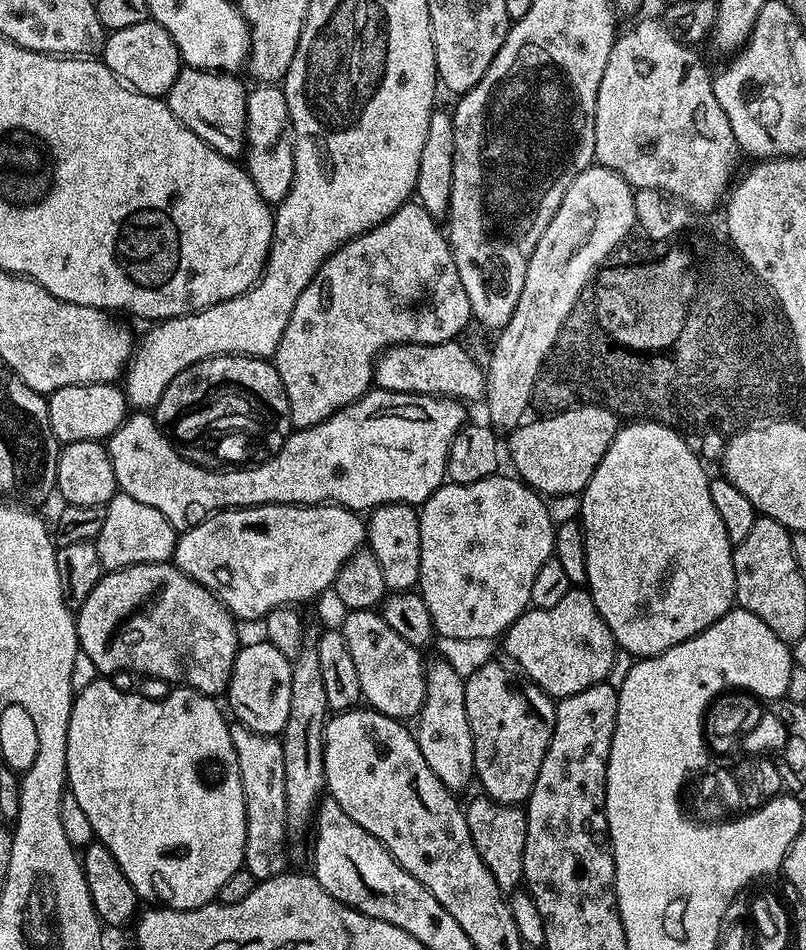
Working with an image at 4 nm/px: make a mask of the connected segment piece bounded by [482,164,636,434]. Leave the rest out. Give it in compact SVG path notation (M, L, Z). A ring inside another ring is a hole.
M597 164L576 175L567 187L562 204L531 254L518 306L504 328L495 333L496 341L486 363L482 405L488 411L487 423L497 433L511 434L529 415L536 379L556 345L566 318L574 310L580 290L593 279L598 260L632 222L636 213L634 193L616 171ZM500 356L504 356L504 364L500 364Z

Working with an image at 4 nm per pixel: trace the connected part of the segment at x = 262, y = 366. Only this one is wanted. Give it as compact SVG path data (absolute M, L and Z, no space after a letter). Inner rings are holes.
M215 356L209 360L199 360L194 366L186 366L182 374L177 374L174 382L162 390L162 398L158 398L154 409L155 420L172 420L180 408L188 408L192 400L200 400L216 380L236 380L236 399L246 404L250 398L259 400L261 407L271 409L269 414L273 419L287 419L288 399L282 386L282 378L278 378L275 363L258 356Z

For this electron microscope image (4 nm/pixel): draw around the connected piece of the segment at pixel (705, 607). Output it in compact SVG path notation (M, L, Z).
M652 420L628 422L617 431L610 442L602 462L594 470L588 485L584 487L580 500L580 516L578 523L584 529L584 549L586 550L586 574L588 582L586 591L591 594L598 614L606 622L610 634L616 639L617 649L631 654L634 658L657 656L690 638L694 638L702 630L709 628L722 614L726 614L736 604L736 579L734 578L734 562L732 561L733 543L726 534L726 526L722 526L722 518L710 499L710 486L708 481L710 473L707 472L705 461L698 455L697 449L692 448L683 440L681 433L667 424L656 424Z

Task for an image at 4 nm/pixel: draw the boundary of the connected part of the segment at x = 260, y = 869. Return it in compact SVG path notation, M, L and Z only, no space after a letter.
M233 723L230 738L238 758L242 794L246 802L246 850L244 867L255 880L269 880L289 867L288 840L290 829L286 818L286 762L284 741L280 736L258 734L246 726Z

